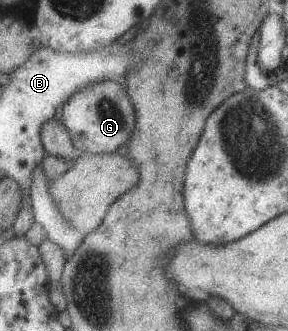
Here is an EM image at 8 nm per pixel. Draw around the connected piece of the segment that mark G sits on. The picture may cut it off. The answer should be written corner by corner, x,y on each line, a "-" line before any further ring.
114,79
102,80
79,89
62,105
61,119
73,135
74,145
82,154
109,154
122,149
136,127
136,111
128,91

